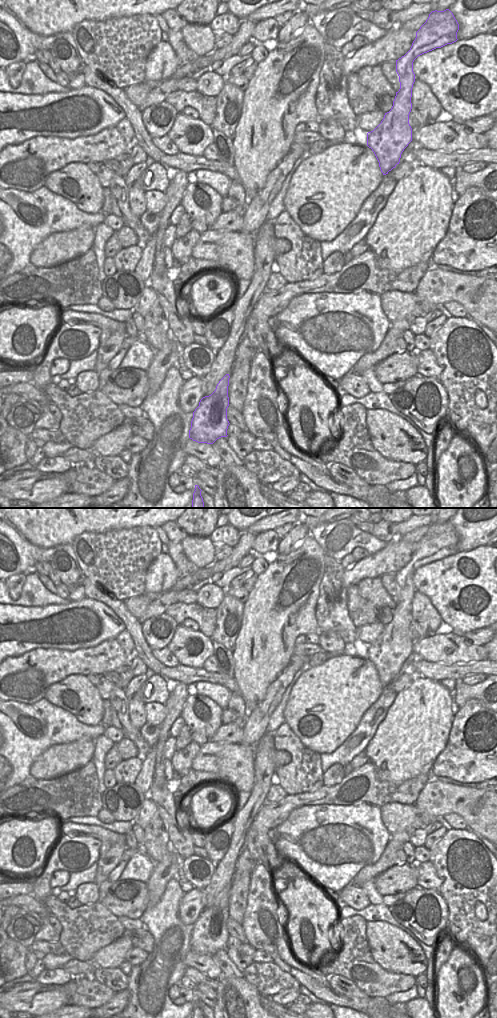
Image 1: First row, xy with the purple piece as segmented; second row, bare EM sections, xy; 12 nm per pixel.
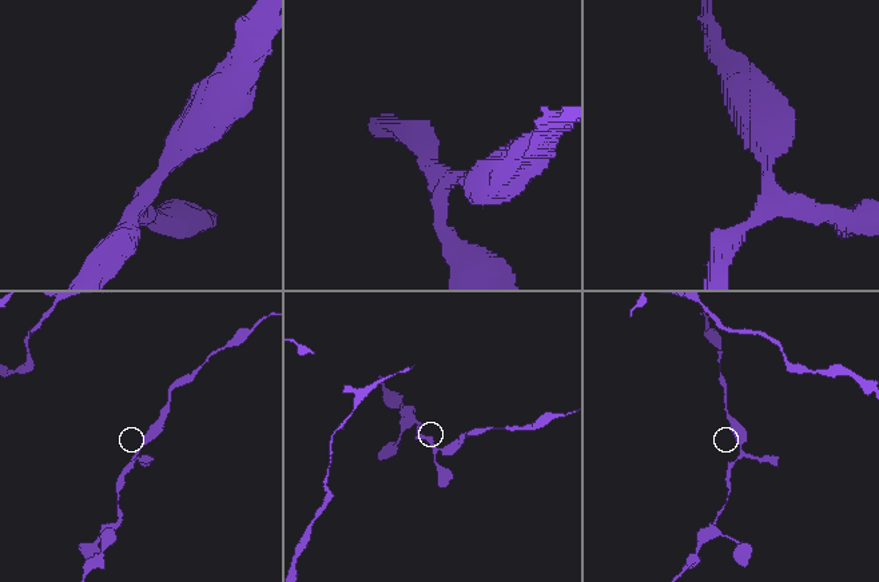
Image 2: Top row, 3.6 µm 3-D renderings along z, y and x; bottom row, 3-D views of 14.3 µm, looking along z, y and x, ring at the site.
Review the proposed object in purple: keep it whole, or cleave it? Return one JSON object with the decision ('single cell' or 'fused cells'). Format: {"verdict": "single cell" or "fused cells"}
{"verdict": "single cell"}

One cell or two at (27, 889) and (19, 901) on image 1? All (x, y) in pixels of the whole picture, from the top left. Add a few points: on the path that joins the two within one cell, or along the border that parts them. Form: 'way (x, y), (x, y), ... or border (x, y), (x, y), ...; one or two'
border (31, 894), (18, 894), (10, 897); two

